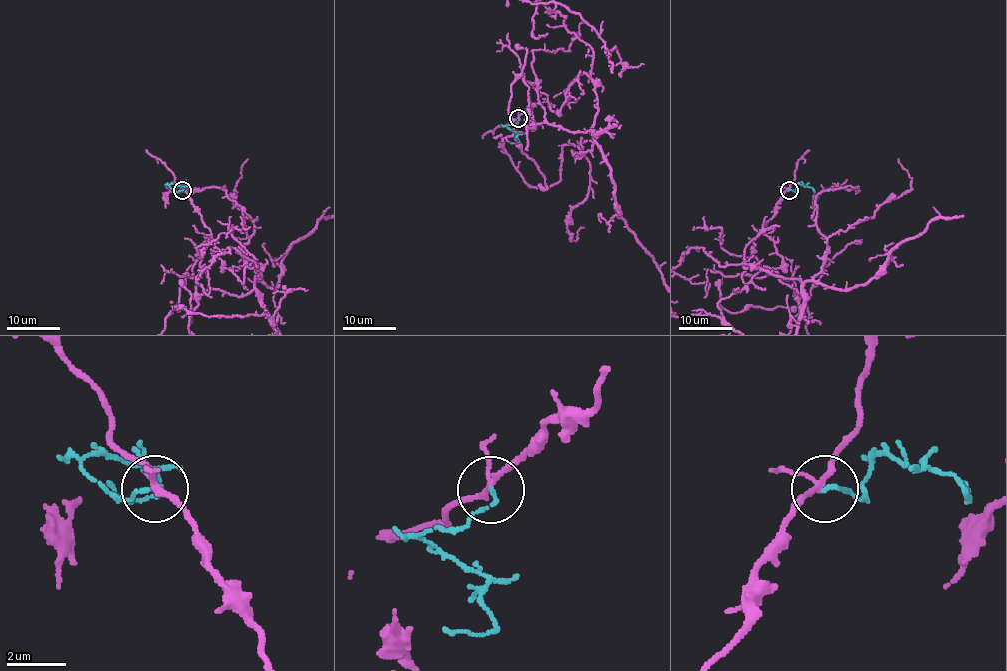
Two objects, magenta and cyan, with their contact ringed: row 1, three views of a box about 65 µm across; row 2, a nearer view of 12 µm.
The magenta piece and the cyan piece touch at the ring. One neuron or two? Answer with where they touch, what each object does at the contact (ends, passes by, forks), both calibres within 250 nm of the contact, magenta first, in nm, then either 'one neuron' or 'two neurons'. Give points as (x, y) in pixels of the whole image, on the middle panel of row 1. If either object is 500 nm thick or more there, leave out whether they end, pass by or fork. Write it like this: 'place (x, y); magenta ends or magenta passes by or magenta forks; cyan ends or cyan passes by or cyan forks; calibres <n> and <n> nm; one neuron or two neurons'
place (518, 118); magenta forks; cyan ends; calibres 160 and 130 nm; one neuron

